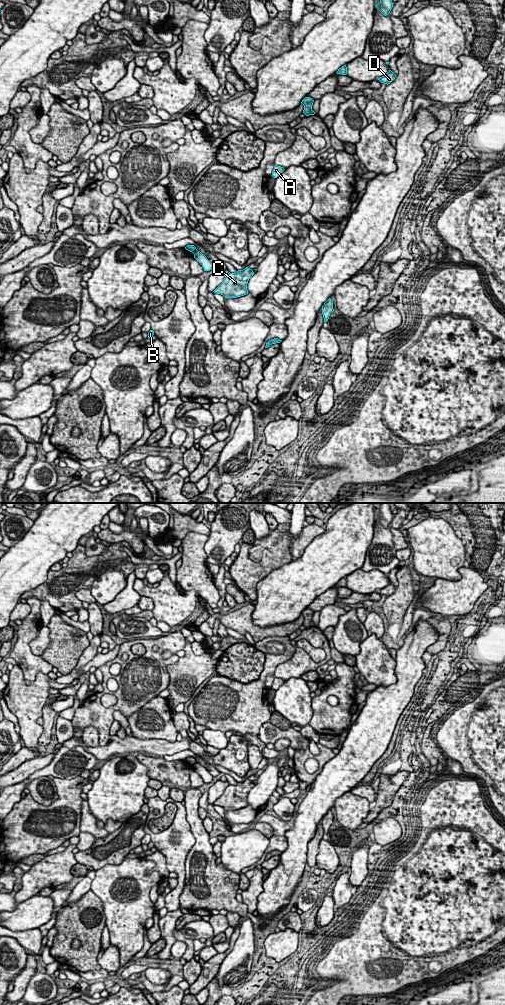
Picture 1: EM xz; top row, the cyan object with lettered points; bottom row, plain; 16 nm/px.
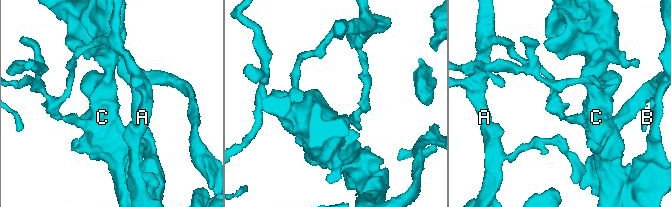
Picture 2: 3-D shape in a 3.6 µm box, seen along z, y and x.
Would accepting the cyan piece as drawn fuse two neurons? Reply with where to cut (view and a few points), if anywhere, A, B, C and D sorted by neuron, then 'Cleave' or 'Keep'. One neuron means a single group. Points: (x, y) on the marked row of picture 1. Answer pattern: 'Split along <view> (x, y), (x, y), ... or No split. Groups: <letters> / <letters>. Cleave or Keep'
Split along xz (196, 249), (193, 253). Groups: A B D / C. Cleave

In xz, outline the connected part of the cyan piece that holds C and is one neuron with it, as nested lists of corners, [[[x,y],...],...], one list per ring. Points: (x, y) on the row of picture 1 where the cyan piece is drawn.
[[[248,267],[238,270],[236,273],[229,272],[213,292],[221,294],[227,299],[244,296],[248,294],[247,284],[253,275],[253,270]]]

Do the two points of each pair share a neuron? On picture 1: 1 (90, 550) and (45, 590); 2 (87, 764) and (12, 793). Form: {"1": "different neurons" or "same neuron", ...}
{"1": "different neurons", "2": "same neuron"}

